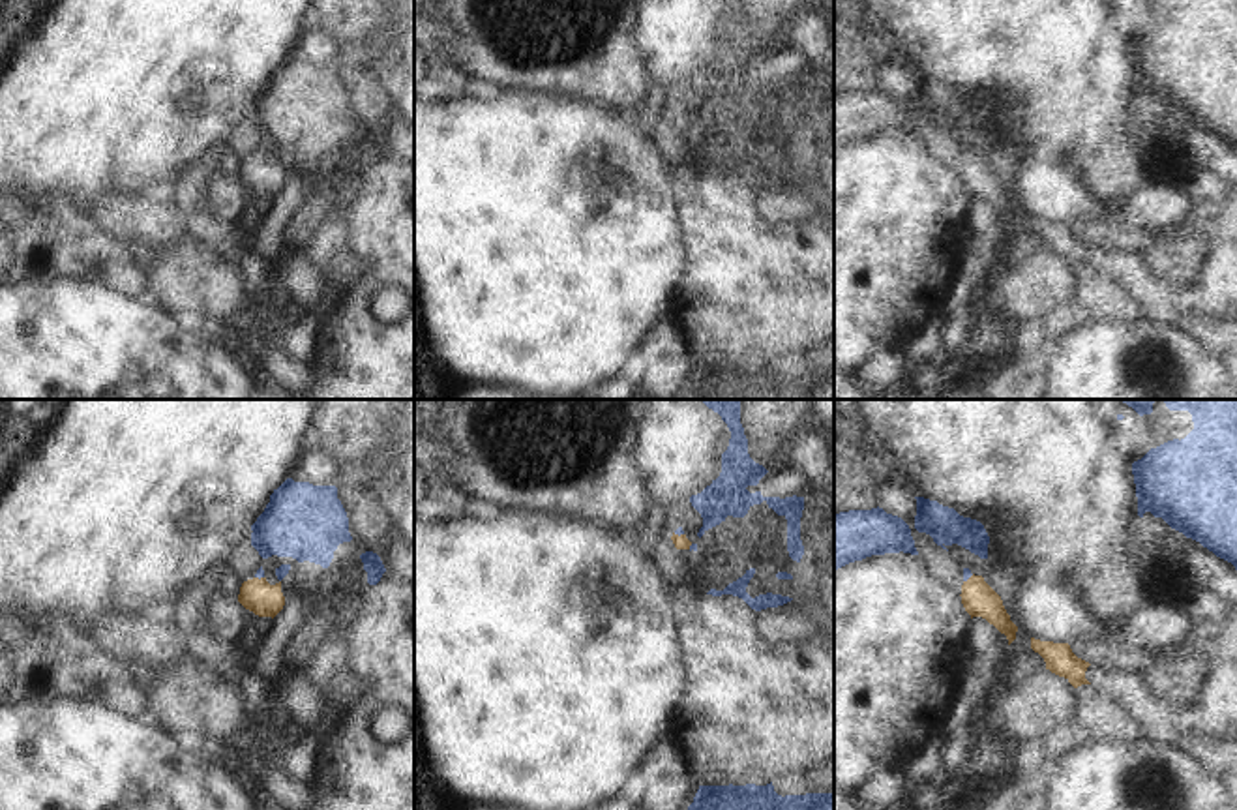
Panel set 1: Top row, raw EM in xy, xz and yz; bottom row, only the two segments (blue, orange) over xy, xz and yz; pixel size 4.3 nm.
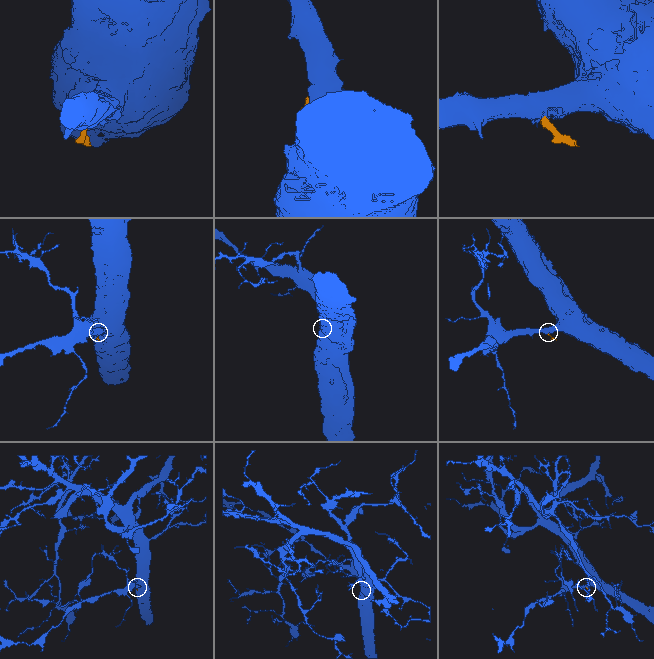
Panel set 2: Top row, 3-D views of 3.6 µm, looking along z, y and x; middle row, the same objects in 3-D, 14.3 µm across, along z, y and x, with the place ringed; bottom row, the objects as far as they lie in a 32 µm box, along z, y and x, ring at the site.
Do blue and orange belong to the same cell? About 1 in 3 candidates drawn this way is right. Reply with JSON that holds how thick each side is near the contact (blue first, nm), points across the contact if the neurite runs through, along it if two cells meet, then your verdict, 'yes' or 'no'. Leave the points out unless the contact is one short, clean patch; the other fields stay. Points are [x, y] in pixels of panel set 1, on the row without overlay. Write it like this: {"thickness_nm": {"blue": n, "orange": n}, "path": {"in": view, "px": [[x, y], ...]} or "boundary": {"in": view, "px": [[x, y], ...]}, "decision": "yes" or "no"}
{"thickness_nm": {"blue": 40, "orange": 60}, "boundary": {"in": "xz", "px": [[673, 113], [683, 115]]}, "decision": "no"}

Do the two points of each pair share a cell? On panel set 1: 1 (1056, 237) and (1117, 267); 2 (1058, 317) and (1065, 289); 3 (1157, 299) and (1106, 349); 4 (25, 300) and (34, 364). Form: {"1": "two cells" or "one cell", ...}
{"1": "one cell", "2": "two cells", "3": "two cells", "4": "one cell"}

